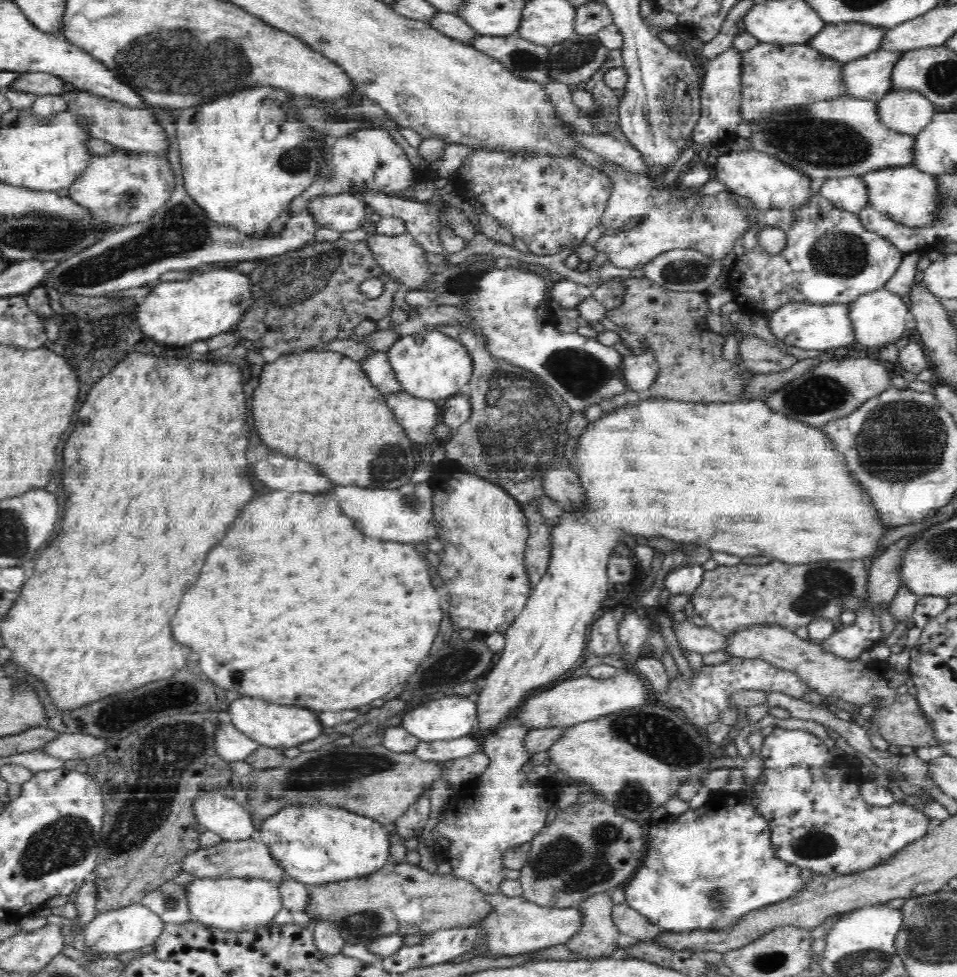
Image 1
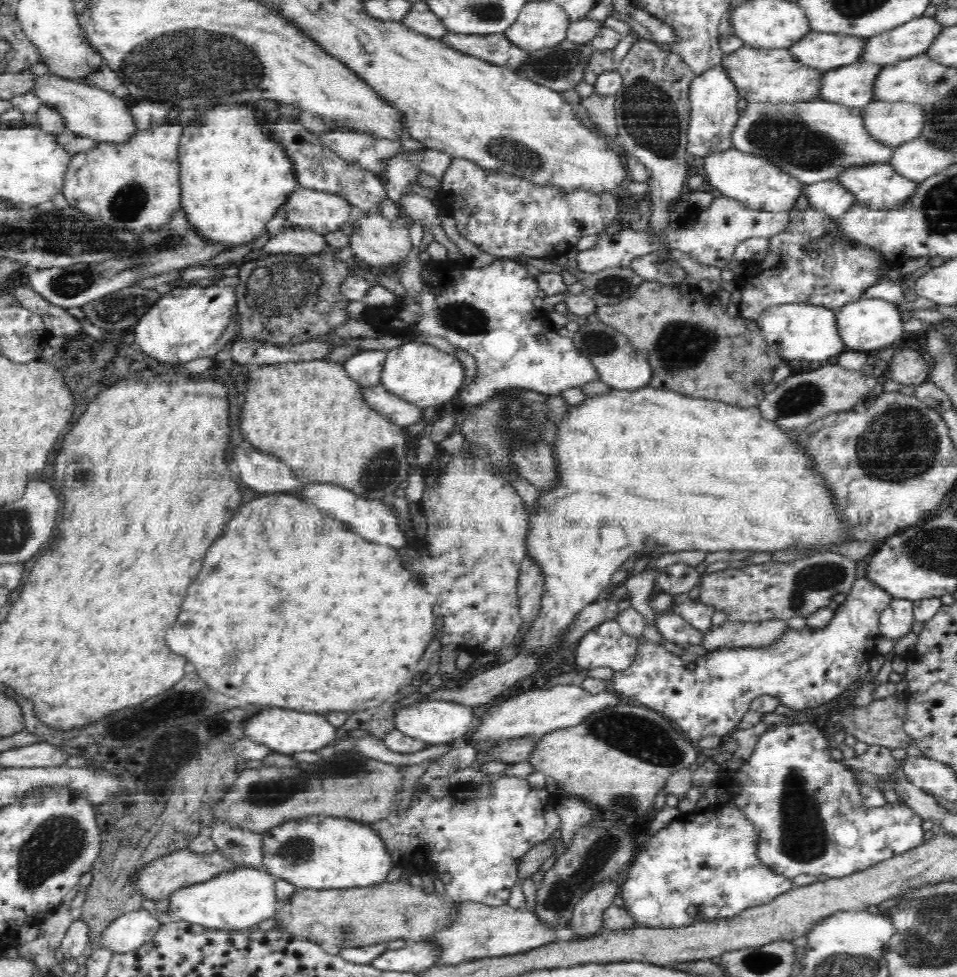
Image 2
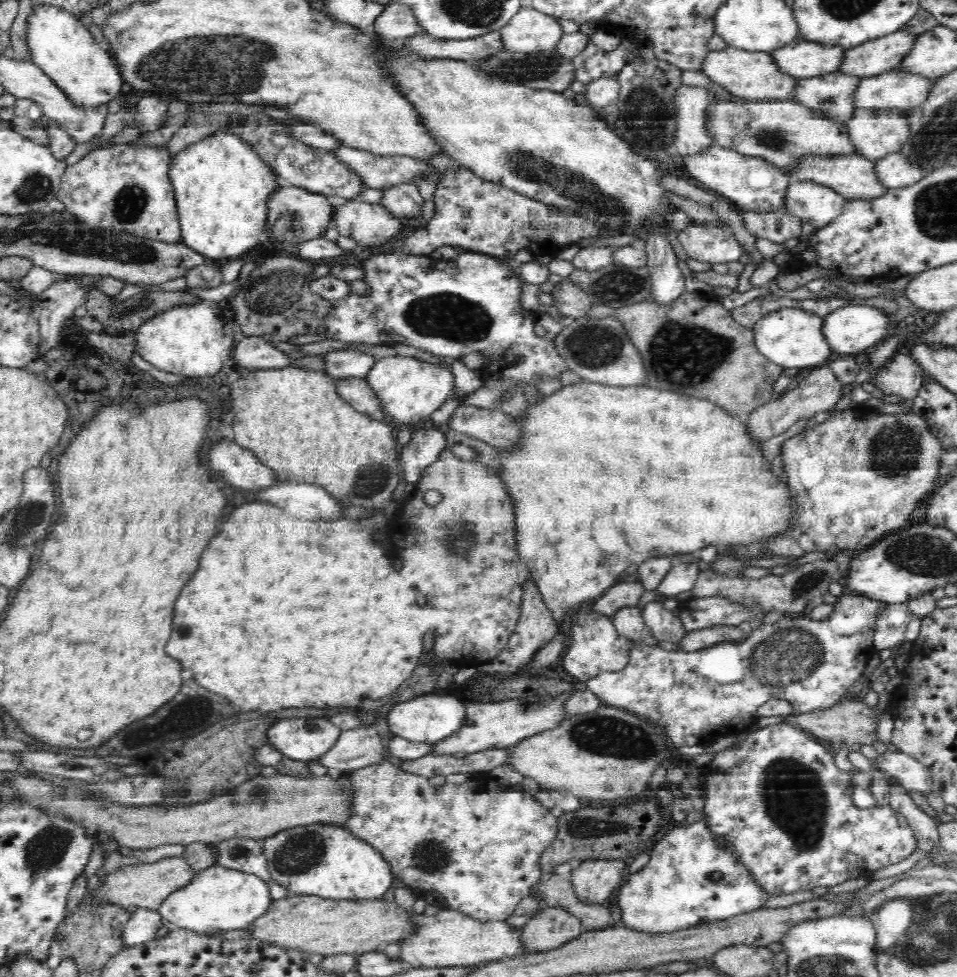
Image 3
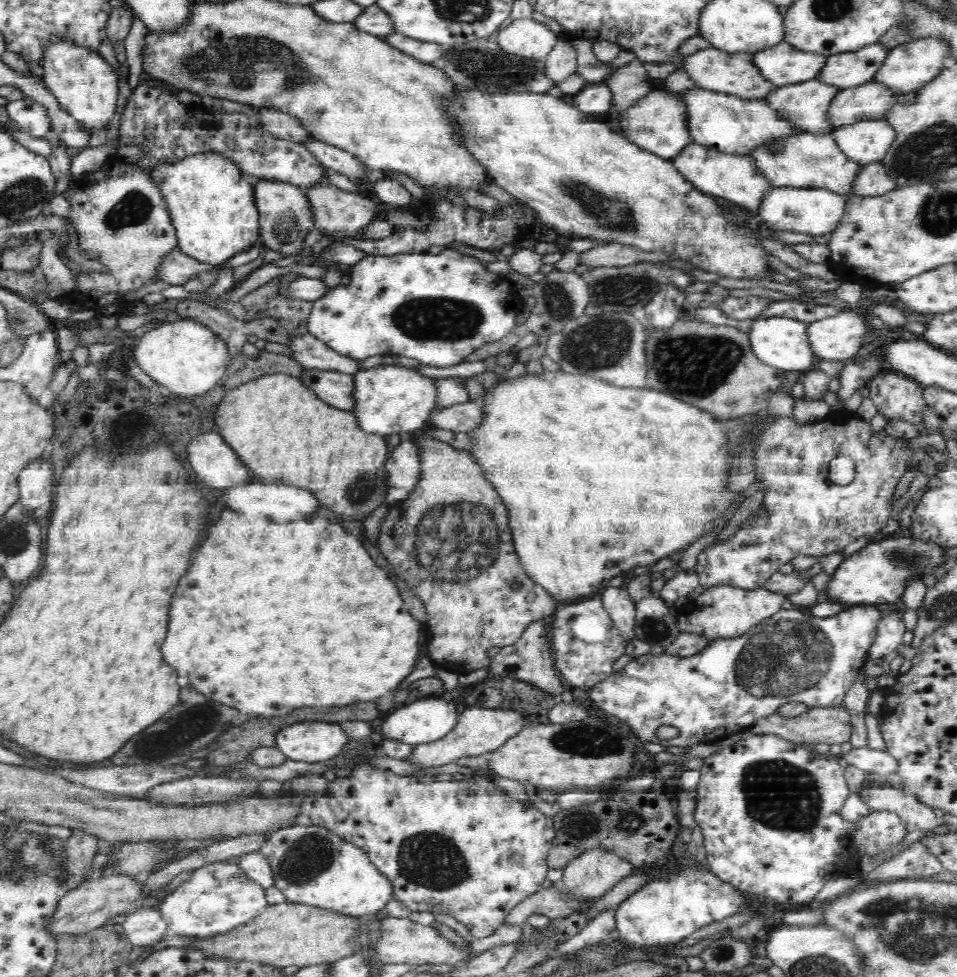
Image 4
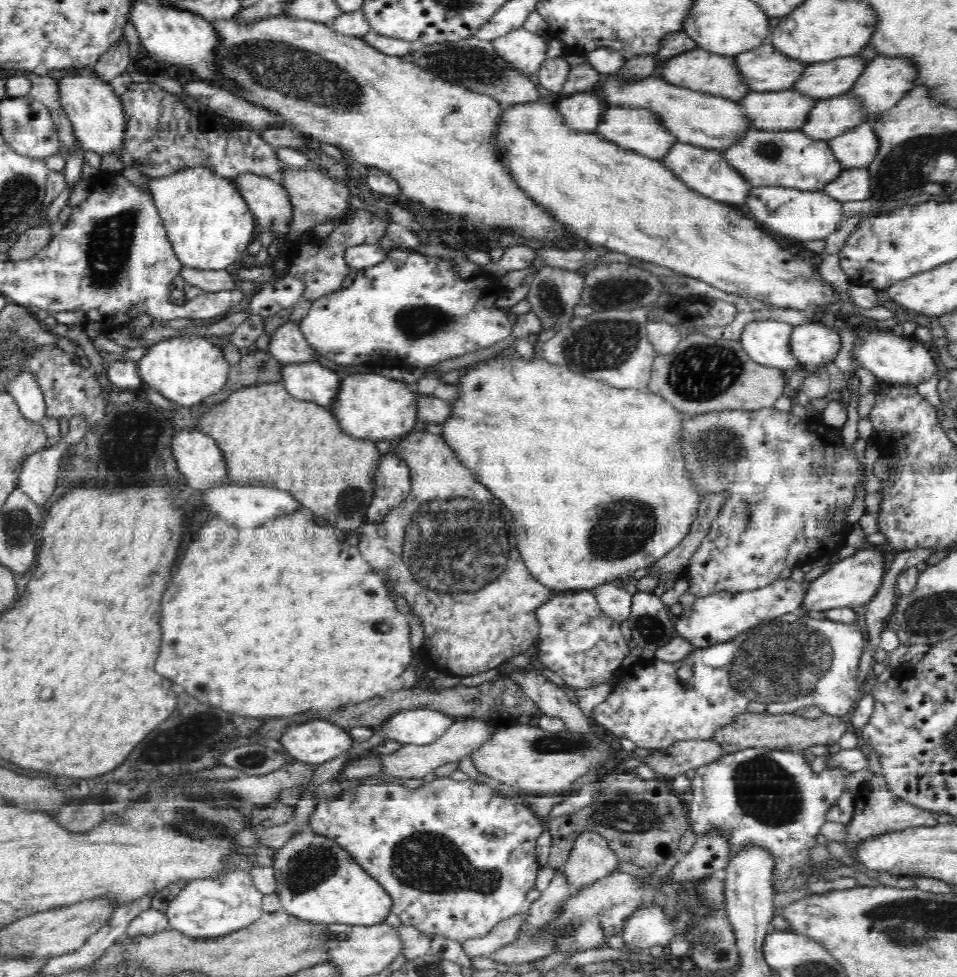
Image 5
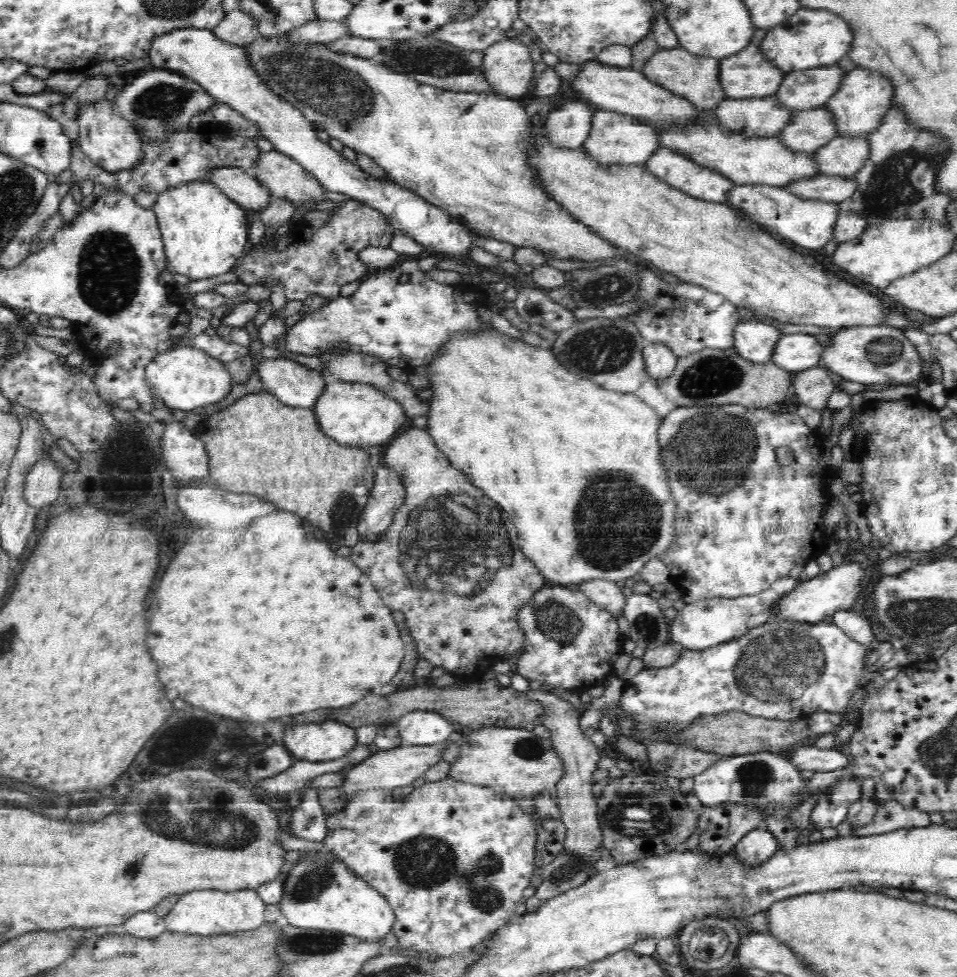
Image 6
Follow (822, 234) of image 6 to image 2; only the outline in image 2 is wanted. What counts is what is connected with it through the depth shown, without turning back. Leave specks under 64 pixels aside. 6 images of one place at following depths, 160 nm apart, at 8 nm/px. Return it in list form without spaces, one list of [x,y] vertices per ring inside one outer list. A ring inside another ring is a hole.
[[[838,179],[804,186],[803,192],[818,210],[824,210],[828,215],[836,218],[848,214],[849,210],[858,204],[856,194]]]

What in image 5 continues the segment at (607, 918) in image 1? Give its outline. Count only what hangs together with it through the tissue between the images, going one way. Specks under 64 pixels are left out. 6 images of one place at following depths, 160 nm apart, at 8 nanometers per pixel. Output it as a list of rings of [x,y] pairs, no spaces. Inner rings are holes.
[[[583,832],[576,839],[570,858],[557,871],[562,873],[566,883],[574,887],[573,897],[576,898],[582,889],[620,873],[620,861],[620,857],[600,835]]]

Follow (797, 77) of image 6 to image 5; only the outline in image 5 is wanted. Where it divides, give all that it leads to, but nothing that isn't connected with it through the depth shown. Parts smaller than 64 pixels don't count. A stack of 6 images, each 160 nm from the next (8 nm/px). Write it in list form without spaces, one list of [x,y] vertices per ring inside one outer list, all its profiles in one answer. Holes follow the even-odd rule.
[[[859,54],[811,63],[810,68],[798,80],[796,88],[817,95],[820,99],[838,96],[856,86],[870,63],[871,60]]]

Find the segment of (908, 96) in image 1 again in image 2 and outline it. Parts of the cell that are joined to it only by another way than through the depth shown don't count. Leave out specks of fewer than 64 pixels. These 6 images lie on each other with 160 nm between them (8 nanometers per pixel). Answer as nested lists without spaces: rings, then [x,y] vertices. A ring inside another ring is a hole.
[[[872,101],[864,107],[865,125],[880,142],[898,147],[923,134],[925,107],[920,102]]]

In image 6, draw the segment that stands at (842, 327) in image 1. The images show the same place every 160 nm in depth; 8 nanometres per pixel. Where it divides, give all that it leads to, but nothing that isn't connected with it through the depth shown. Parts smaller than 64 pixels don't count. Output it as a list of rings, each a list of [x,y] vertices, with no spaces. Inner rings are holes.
[[[769,319],[738,323],[734,331],[735,349],[748,360],[757,365],[773,362],[774,353],[777,350],[778,341],[782,332],[778,323]]]

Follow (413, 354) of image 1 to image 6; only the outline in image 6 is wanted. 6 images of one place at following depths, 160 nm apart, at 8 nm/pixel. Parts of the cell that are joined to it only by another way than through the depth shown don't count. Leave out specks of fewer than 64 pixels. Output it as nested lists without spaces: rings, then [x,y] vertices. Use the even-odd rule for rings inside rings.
[[[336,379],[329,381],[326,388],[313,409],[318,412],[322,430],[338,443],[364,448],[381,446],[394,440],[408,420],[401,403],[372,382]]]

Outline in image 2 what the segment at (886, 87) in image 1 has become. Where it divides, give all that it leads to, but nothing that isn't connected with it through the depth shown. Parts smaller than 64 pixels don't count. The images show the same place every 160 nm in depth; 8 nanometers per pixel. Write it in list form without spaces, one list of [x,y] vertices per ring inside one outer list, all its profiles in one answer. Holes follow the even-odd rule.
[[[862,59],[828,71],[821,98],[846,106],[865,107],[877,99],[878,78],[885,66],[881,62],[866,62]]]

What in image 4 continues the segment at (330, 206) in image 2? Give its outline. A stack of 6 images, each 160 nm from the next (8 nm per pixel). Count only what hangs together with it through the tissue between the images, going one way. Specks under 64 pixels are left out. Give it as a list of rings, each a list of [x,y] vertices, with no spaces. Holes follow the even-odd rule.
[[[260,180],[257,182],[256,203],[261,215],[261,235],[265,248],[280,252],[289,260],[304,244],[310,230],[317,228],[317,213],[313,210],[306,190],[280,181]]]

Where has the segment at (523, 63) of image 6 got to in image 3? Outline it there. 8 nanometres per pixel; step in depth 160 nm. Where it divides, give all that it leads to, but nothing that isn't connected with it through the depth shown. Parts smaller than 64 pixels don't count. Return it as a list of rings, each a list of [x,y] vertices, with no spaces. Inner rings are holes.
[[[525,2],[524,7],[499,32],[506,50],[521,53],[536,53],[553,49],[564,34],[558,18],[530,6],[528,2]]]

